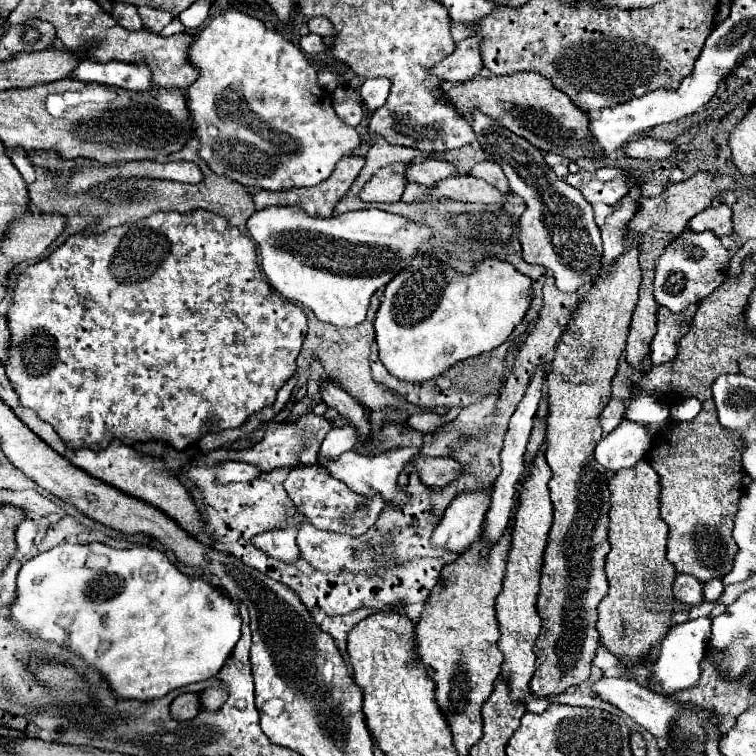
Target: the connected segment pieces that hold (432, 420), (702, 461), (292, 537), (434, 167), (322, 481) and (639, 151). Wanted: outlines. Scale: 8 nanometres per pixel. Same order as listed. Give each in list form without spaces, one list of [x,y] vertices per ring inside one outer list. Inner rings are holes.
[[[424,412],[424,414],[418,414],[418,416],[410,416],[406,424],[410,428],[418,430],[418,432],[428,434],[428,432],[438,432],[444,422],[446,422],[444,416],[438,416],[438,414],[432,414],[432,412]]]
[[[706,400],[702,404],[700,414],[694,420],[674,422],[666,432],[666,436],[656,438],[652,452],[648,454],[648,460],[652,468],[660,474],[660,484],[662,484],[660,514],[670,528],[666,558],[674,564],[674,568],[680,574],[690,574],[698,578],[702,584],[714,578],[724,578],[732,570],[734,556],[738,552],[738,546],[732,538],[732,528],[734,528],[734,516],[738,510],[738,500],[742,498],[742,492],[744,492],[740,440],[736,440],[736,436],[730,430],[724,430],[720,426],[714,402]]]
[[[296,528],[270,530],[252,538],[252,546],[262,550],[272,558],[280,558],[286,564],[294,564],[300,556],[296,546]]]
[[[426,158],[420,164],[408,164],[406,168],[406,180],[418,182],[424,186],[432,186],[438,180],[444,180],[448,176],[454,176],[456,168],[450,162],[442,162],[436,158]]]
[[[320,464],[292,468],[284,482],[284,488],[290,500],[294,502],[296,510],[302,516],[306,516],[306,520],[312,526],[318,526],[320,530],[326,530],[326,532],[348,534],[352,538],[362,536],[378,520],[384,508],[384,498],[380,494],[372,494],[372,496],[354,494],[352,490],[348,490],[348,486],[344,486],[344,482],[334,478]]]
[[[640,138],[632,140],[624,146],[624,154],[628,158],[642,158],[642,160],[662,160],[674,152],[674,144],[654,140],[654,138]]]

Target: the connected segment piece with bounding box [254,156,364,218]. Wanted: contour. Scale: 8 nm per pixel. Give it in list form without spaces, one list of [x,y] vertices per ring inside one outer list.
[[[344,156],[332,176],[324,182],[320,182],[318,186],[312,186],[312,188],[296,188],[296,190],[286,190],[284,194],[276,194],[276,192],[268,192],[268,190],[262,190],[258,194],[254,194],[254,204],[256,204],[256,210],[264,210],[268,206],[296,206],[300,208],[302,212],[310,214],[310,216],[332,216],[332,210],[334,210],[334,204],[348,192],[348,188],[352,186],[354,178],[358,176],[358,172],[362,170],[364,166],[364,156]]]

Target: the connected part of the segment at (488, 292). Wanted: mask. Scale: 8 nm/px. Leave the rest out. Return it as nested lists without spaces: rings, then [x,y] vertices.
[[[484,258],[470,276],[462,276],[448,266],[420,266],[414,270],[412,268],[402,270],[386,286],[374,322],[380,362],[392,376],[400,380],[406,382],[432,380],[460,360],[498,348],[522,322],[524,314],[530,308],[530,300],[532,300],[530,278],[514,270],[512,264],[496,258]]]

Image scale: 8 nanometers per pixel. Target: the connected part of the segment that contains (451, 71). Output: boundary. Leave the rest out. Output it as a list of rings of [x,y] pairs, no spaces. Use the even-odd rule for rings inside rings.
[[[470,36],[456,44],[456,50],[448,54],[442,62],[430,68],[430,74],[434,78],[440,78],[442,82],[464,82],[476,76],[482,70],[482,58],[480,58],[480,38]]]

